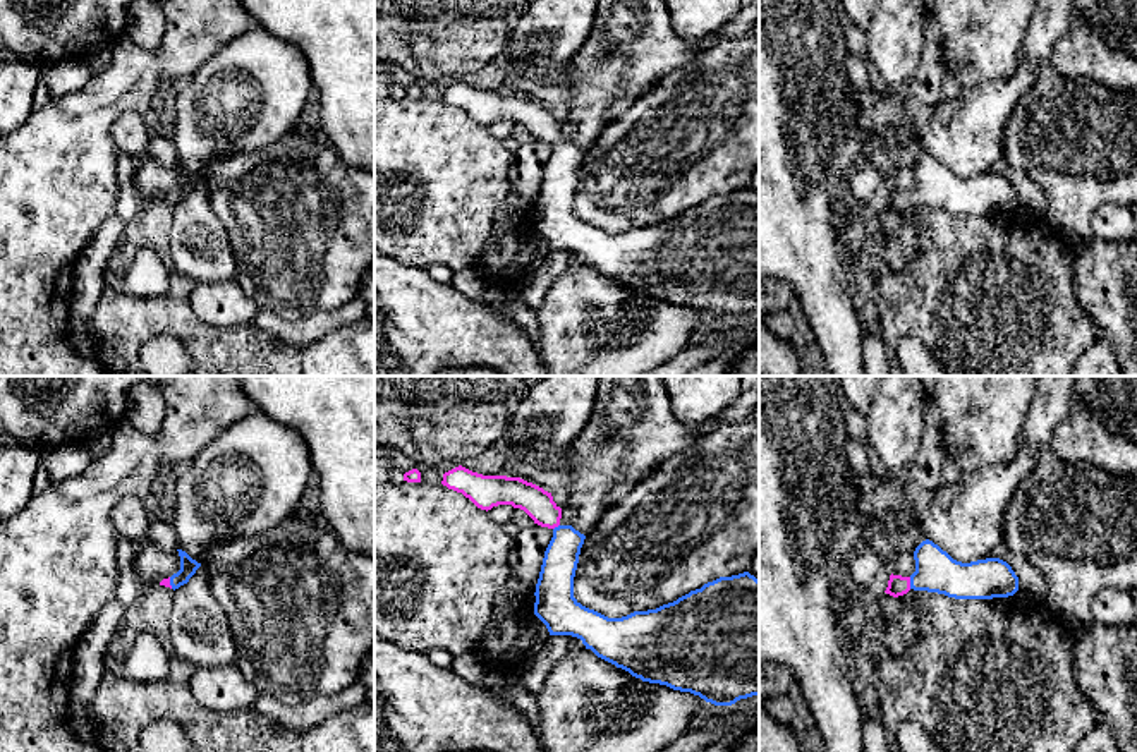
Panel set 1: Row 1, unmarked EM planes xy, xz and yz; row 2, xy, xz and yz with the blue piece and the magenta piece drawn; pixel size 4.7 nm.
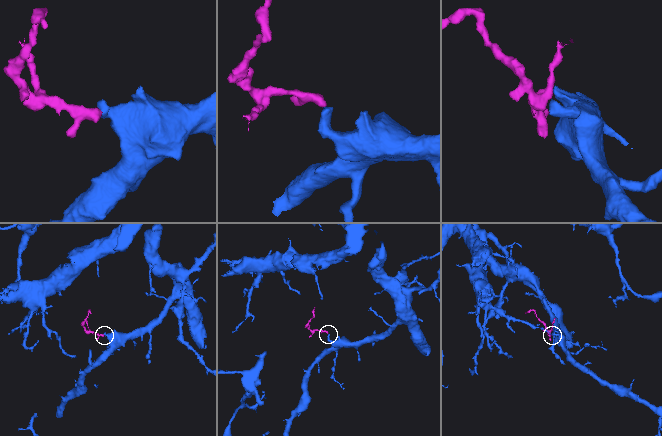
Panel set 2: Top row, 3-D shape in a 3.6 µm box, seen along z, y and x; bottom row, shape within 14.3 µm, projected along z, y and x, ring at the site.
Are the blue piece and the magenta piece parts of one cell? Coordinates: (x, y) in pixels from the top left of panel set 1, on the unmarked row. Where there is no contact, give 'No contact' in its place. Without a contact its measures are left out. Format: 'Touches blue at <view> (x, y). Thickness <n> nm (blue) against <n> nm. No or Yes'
Touches blue at yz (911, 198). Thickness 190 nm (blue) against 100 nm. Yes

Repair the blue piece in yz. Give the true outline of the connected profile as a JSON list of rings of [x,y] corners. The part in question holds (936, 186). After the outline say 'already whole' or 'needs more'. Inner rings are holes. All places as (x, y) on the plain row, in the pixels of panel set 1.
[[[926,155],[915,163],[914,175],[915,187],[910,192],[890,191],[886,209],[898,213],[914,204],[955,215],[993,215],[1018,206],[1018,192],[1000,173],[962,179]]]; needs more

